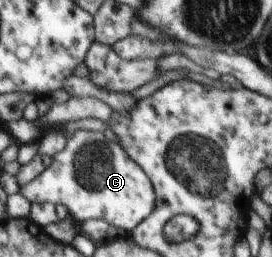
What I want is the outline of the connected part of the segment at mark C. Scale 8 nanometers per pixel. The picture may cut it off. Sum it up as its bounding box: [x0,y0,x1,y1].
[20,131,156,236]

